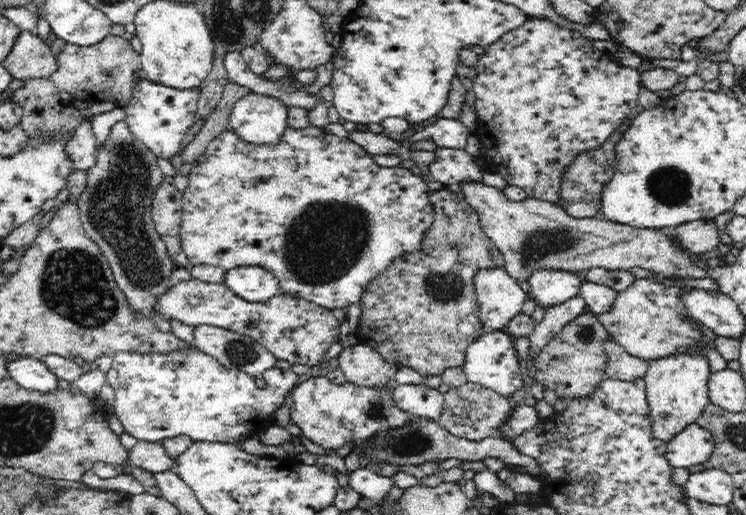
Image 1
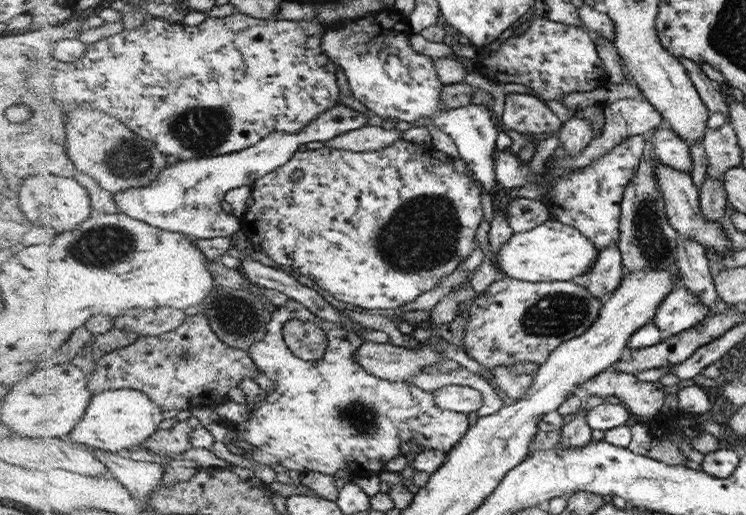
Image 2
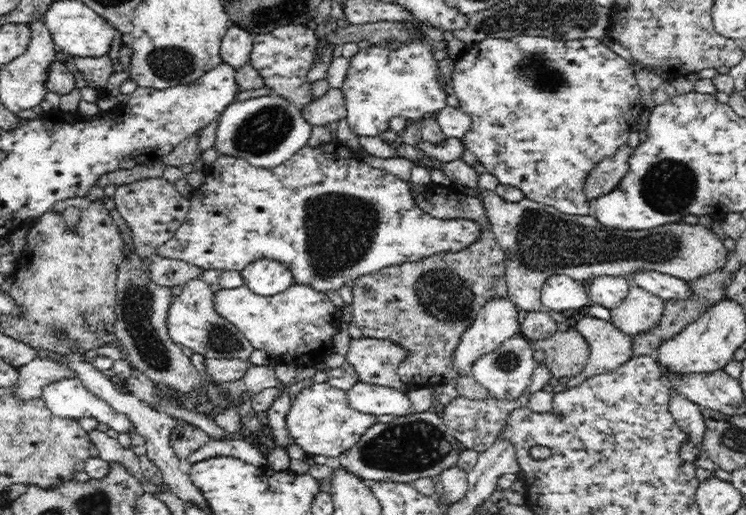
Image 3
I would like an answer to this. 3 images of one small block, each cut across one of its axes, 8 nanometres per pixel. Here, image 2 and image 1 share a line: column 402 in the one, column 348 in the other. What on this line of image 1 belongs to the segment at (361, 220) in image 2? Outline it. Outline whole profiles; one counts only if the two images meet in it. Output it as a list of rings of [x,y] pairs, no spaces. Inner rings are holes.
[[[314,125],[308,128],[286,128],[282,137],[275,144],[254,144],[253,141],[244,141],[233,129],[226,129],[220,136],[210,141],[205,152],[206,162],[192,166],[188,174],[189,185],[183,190],[183,214],[179,228],[181,250],[186,254],[193,266],[209,264],[230,270],[236,267],[262,267],[272,272],[279,280],[281,294],[302,298],[316,303],[318,306],[333,309],[350,306],[360,302],[365,288],[374,280],[387,265],[392,264],[395,258],[406,252],[415,252],[422,245],[422,234],[434,222],[434,209],[430,202],[430,190],[424,179],[418,178],[410,169],[403,167],[382,167],[376,165],[372,157],[362,147],[350,140],[331,134],[328,128],[319,128]]]

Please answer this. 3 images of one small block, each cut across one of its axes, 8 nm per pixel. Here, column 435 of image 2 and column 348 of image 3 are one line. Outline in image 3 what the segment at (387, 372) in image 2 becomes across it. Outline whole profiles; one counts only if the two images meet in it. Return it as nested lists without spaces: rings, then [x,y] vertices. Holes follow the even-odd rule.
[[[360,337],[350,341],[345,360],[356,370],[358,382],[394,387],[406,392],[409,386],[397,373],[406,355],[405,348],[389,340]]]

